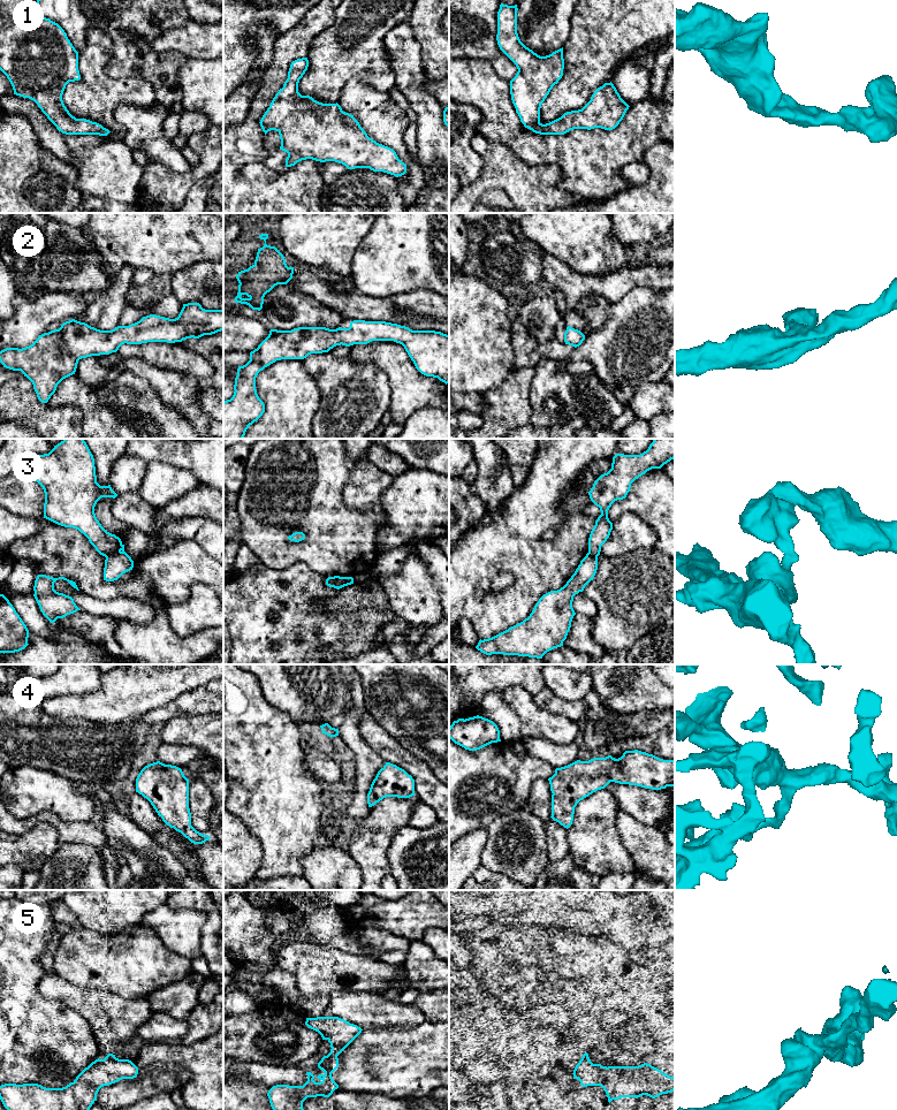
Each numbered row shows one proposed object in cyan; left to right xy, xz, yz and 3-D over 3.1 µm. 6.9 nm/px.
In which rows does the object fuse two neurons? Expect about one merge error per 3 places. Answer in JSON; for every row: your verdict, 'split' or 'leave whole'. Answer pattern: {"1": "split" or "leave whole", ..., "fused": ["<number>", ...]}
{"1": "leave whole", "2": "leave whole", "3": "split", "4": "leave whole", "5": "leave whole", "fused": ["3"]}

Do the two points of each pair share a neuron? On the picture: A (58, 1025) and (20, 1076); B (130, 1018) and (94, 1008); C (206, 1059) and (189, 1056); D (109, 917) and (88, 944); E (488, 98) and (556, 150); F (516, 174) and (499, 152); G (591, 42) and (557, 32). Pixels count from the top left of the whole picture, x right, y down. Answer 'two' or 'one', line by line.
A: one
B: one
C: one
D: two
E: one
F: one
G: two

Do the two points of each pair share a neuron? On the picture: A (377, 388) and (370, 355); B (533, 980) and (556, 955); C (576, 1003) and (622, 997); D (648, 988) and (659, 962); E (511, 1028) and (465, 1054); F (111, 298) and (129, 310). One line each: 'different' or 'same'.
A: different
B: different
C: different
D: different
E: different
F: different

